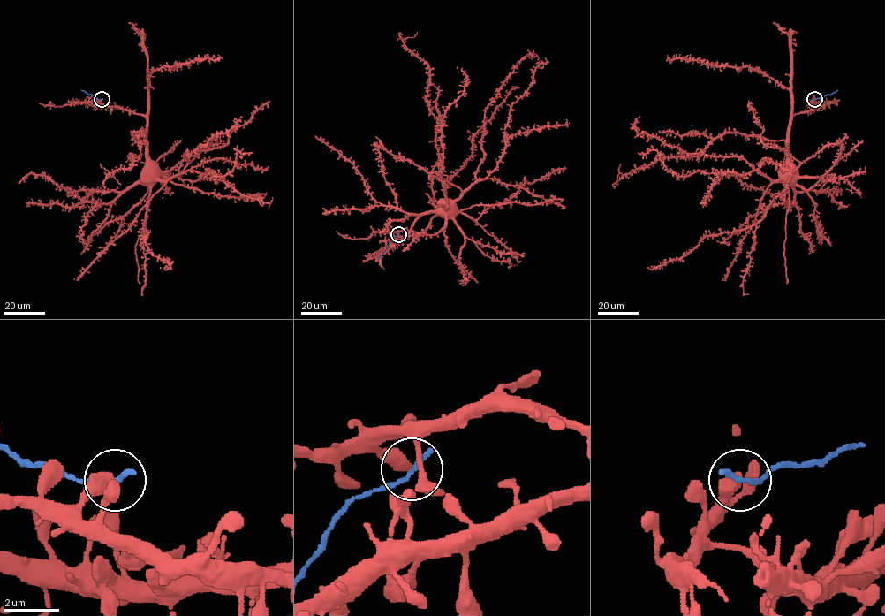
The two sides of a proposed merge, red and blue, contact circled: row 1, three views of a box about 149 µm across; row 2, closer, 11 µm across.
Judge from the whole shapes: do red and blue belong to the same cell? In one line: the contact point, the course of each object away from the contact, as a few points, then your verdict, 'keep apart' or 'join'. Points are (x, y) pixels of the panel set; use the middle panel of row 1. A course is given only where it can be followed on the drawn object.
at (398, 234); red runs (398, 234), (396, 232), (403, 230), (422, 231), (442, 210), (444, 203); blue runs (398, 234), (378, 257); keep apart

